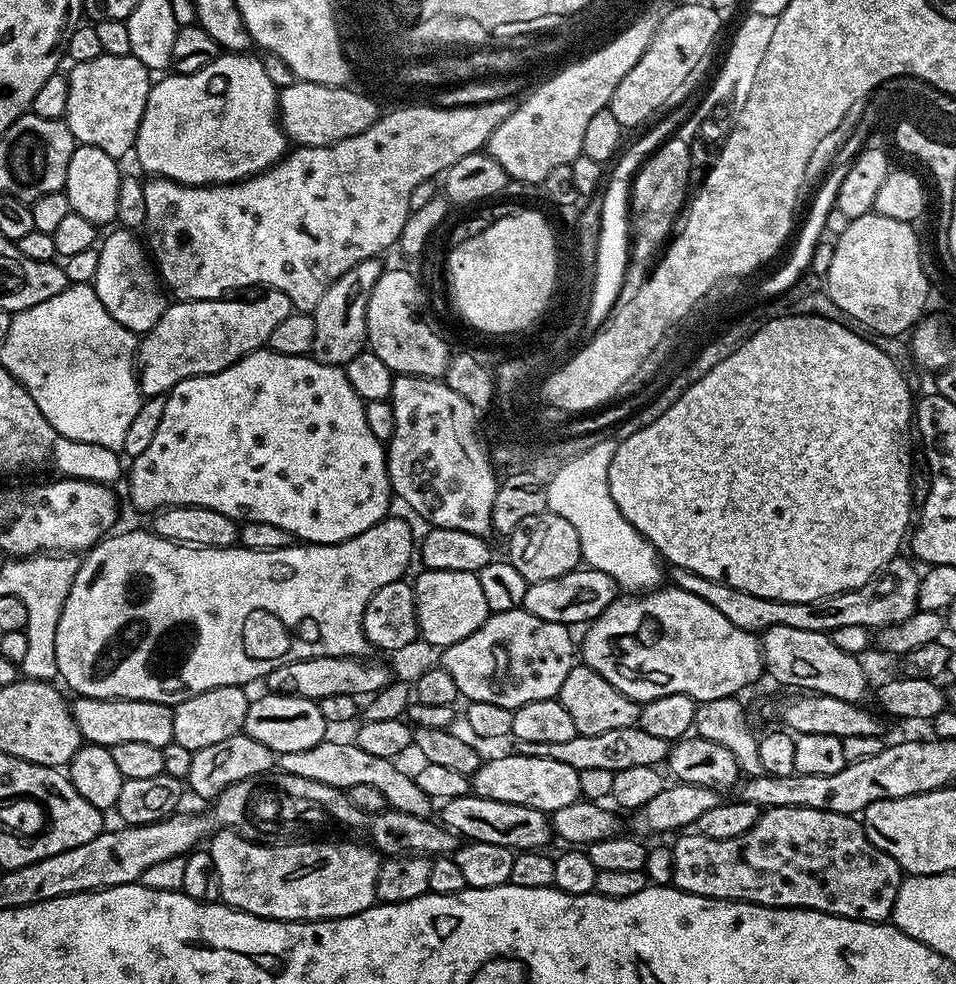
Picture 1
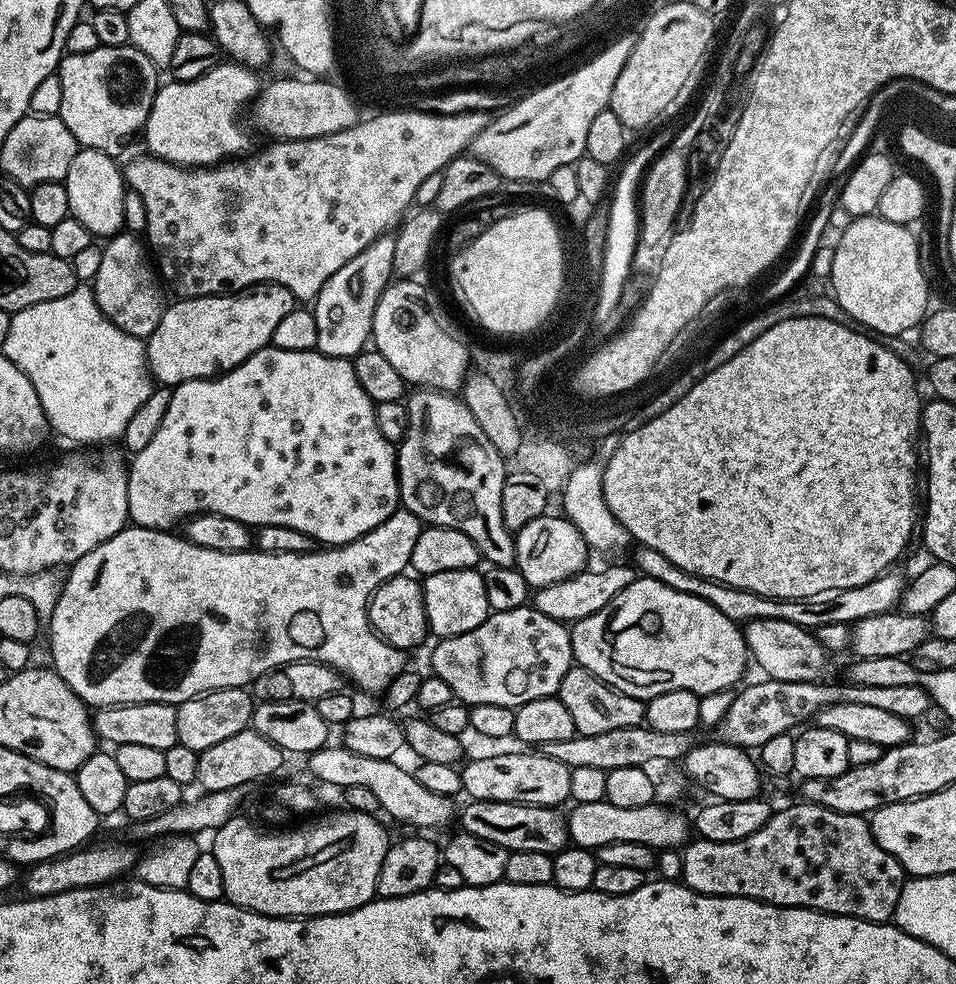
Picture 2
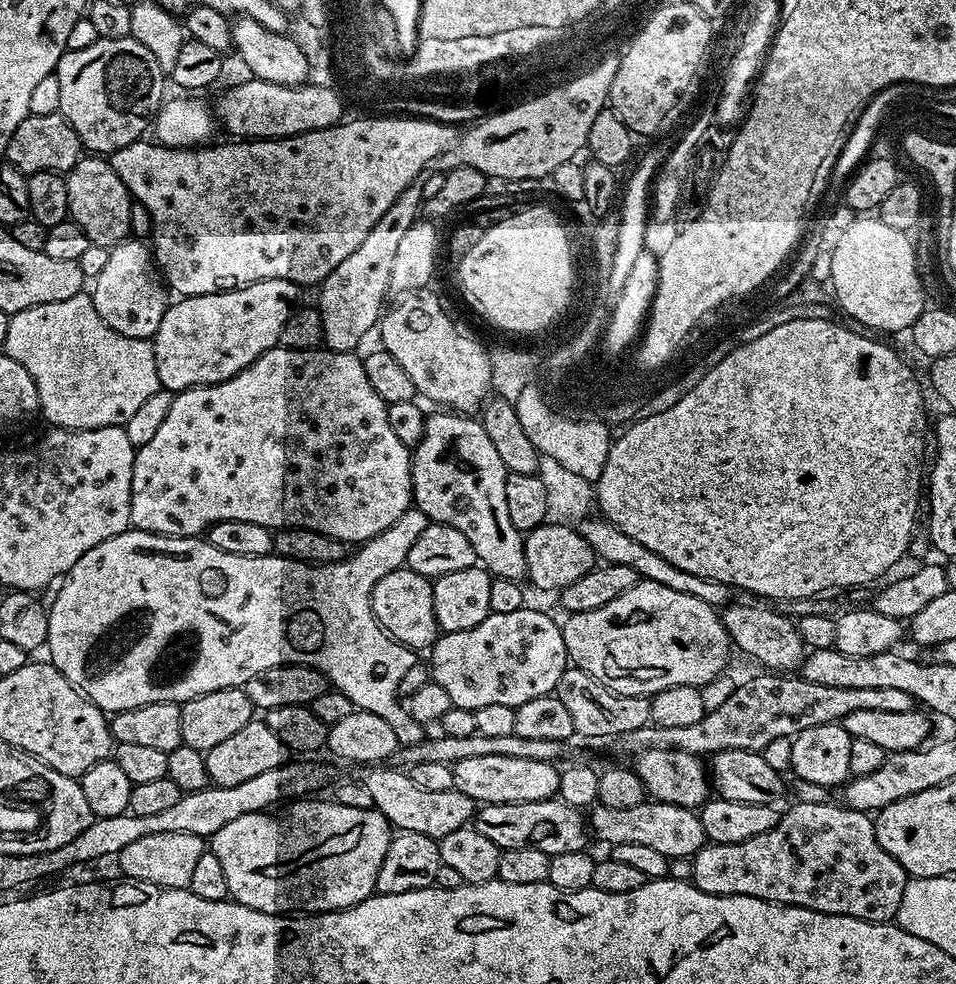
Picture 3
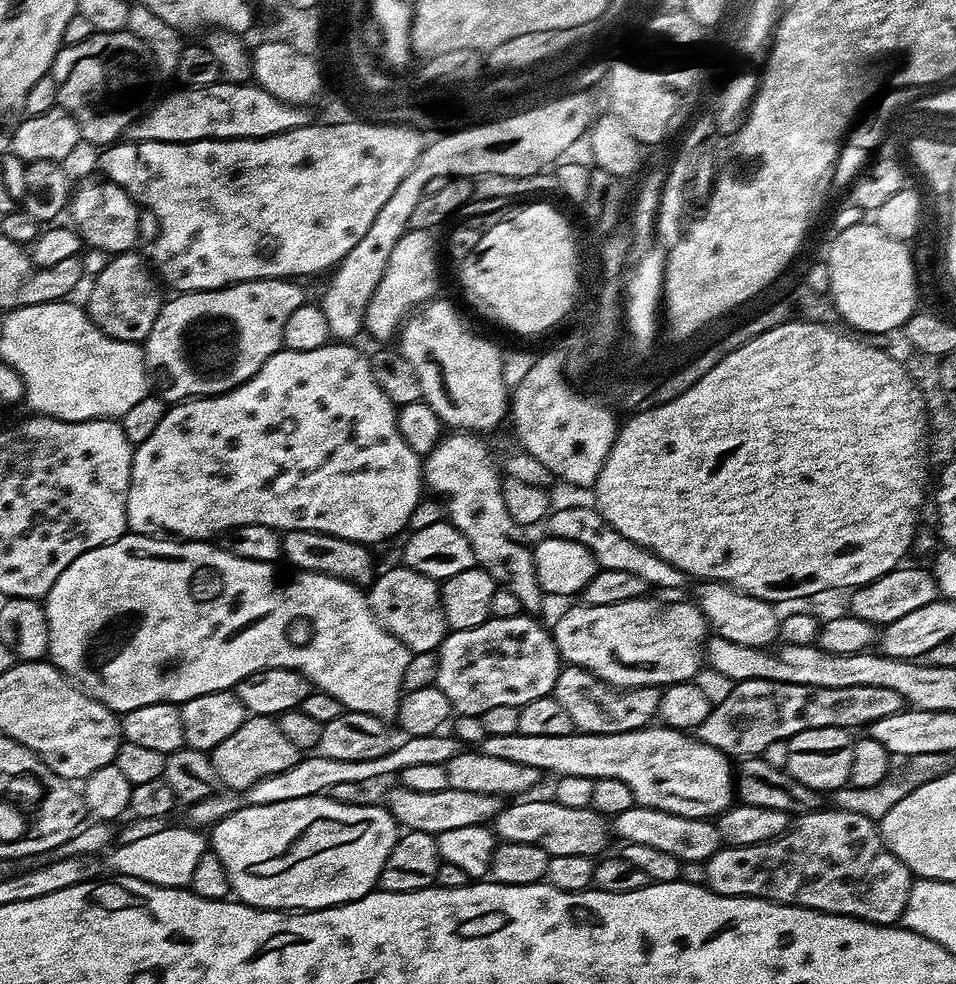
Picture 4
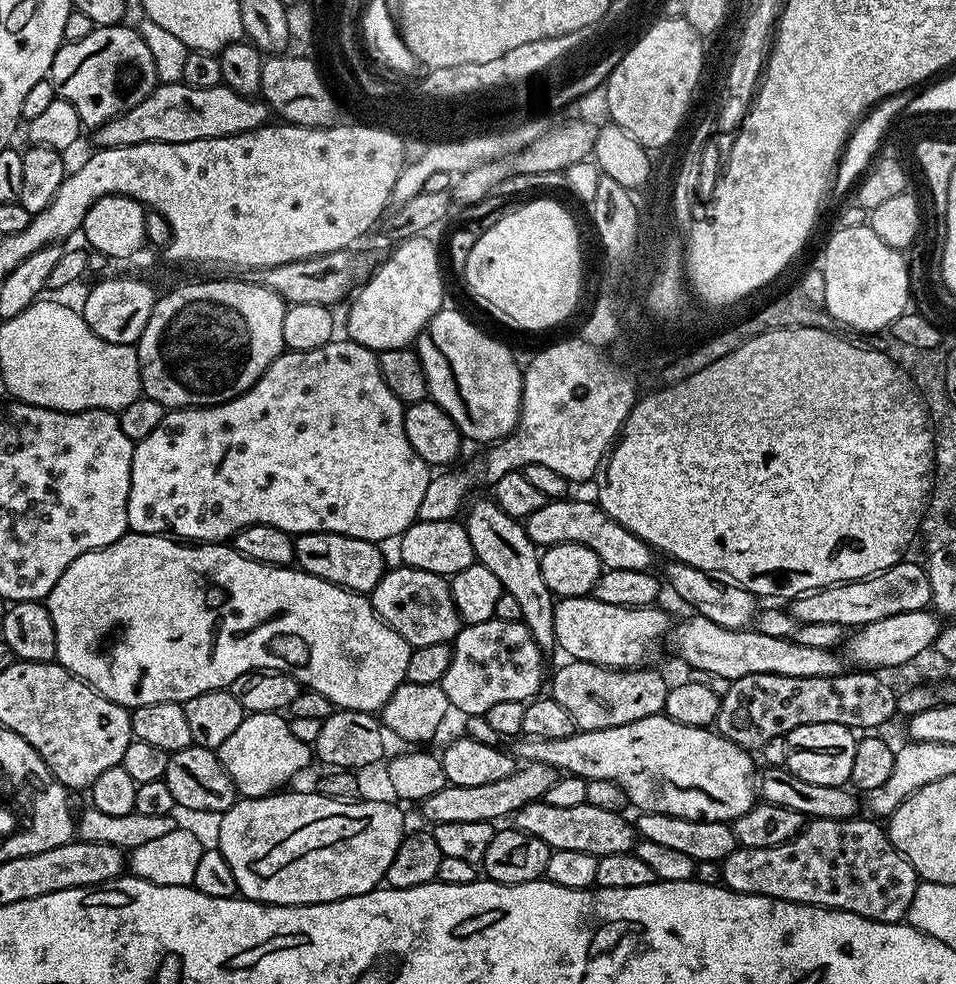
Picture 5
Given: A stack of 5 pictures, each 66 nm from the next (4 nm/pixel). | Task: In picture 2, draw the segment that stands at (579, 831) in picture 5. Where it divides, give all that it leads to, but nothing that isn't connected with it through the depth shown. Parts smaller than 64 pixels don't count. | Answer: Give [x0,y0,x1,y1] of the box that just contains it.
[459,799,569,854]

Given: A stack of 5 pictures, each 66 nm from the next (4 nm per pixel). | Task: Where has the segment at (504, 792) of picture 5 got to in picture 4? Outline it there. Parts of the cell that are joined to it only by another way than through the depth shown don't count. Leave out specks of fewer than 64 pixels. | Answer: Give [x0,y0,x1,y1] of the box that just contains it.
[386,786,502,837]

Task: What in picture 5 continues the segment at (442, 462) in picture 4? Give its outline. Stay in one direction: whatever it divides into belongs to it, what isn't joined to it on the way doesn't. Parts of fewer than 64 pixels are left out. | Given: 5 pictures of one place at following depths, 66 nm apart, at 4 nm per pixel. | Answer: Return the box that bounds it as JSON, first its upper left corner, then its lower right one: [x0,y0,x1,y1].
[466,499,556,649]

